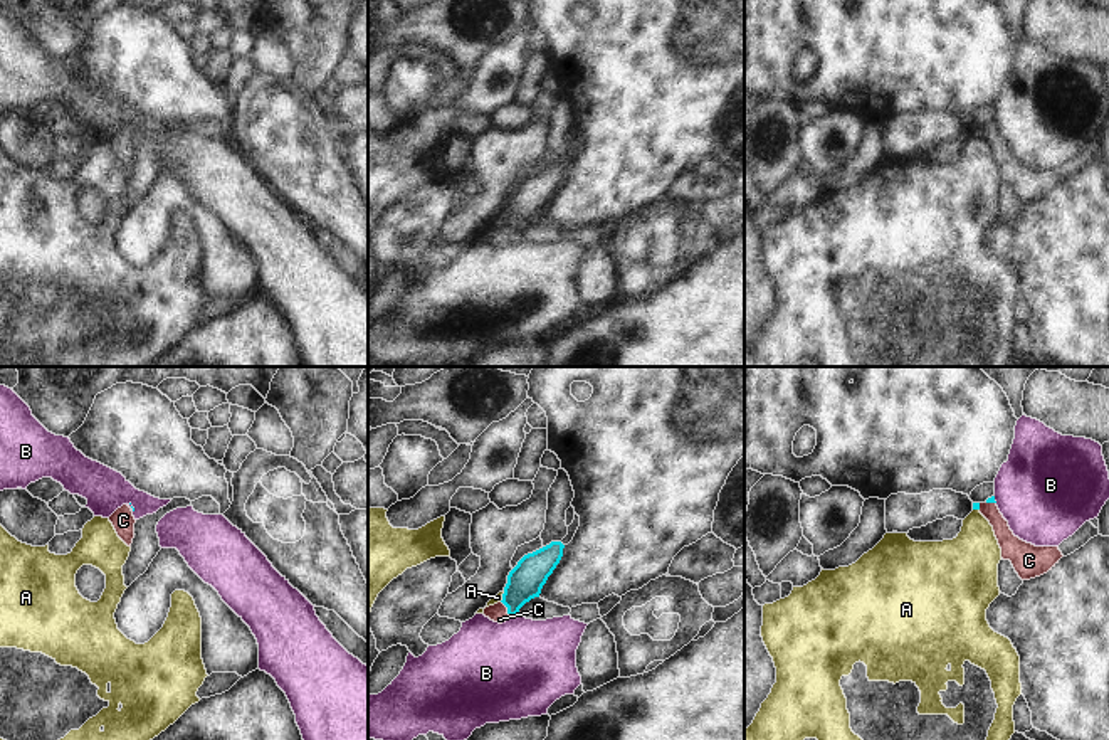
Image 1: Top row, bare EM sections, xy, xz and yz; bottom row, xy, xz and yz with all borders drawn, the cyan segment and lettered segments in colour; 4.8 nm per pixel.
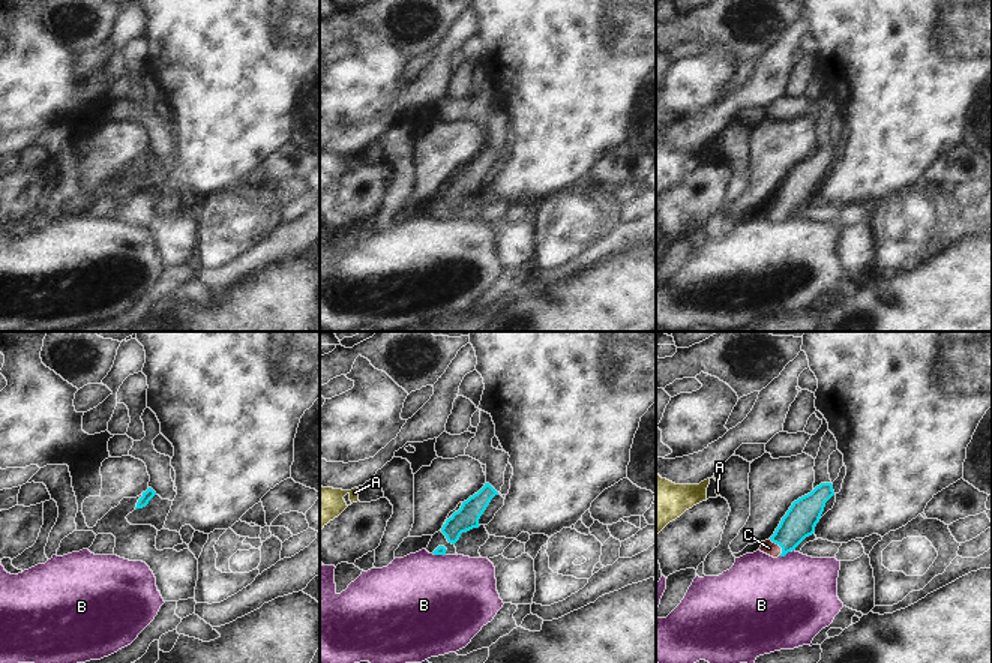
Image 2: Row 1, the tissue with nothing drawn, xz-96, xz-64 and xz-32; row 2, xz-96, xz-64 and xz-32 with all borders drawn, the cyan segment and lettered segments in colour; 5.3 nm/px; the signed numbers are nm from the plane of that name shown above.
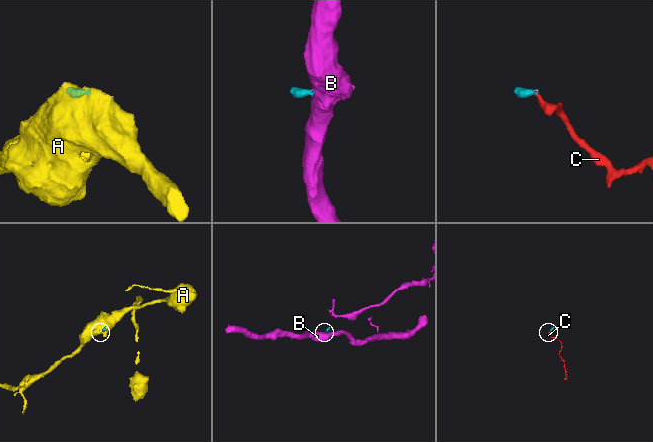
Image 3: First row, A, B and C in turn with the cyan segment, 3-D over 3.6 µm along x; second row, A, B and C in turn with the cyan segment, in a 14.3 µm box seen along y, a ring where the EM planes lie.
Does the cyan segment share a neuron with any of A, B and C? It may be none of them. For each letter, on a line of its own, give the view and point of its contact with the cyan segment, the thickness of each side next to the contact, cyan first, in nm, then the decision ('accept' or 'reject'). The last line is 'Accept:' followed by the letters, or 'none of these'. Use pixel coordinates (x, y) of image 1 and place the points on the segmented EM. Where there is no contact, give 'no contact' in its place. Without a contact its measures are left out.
A: meets cyan in xz at (503, 596); 170 nm thick on the cyan side, 40 nm on the other; reject
B: meets cyan in xz at (513, 616); 170 nm thick on the cyan side, 460 nm on the other; reject
C: meets cyan in xz at (508, 609); 170 nm thick on the cyan side, 90 nm on the other; accept
Accept: C

